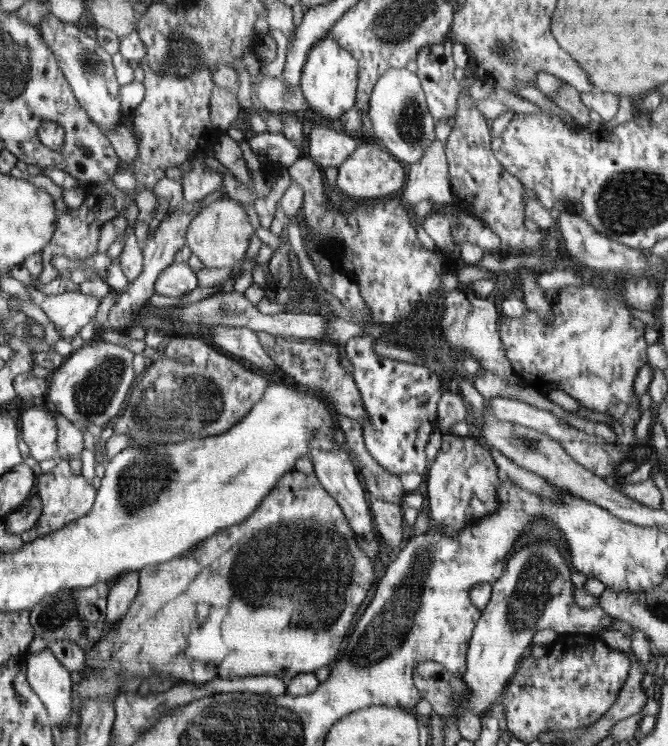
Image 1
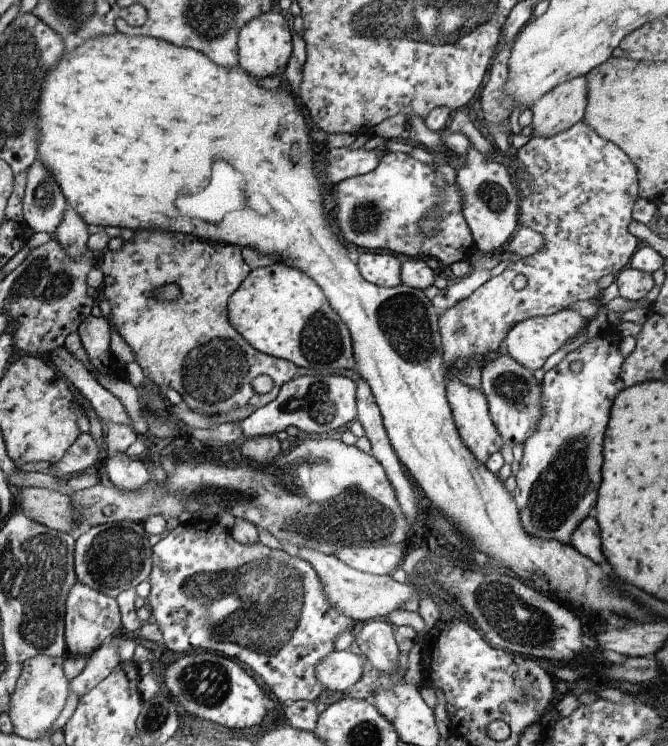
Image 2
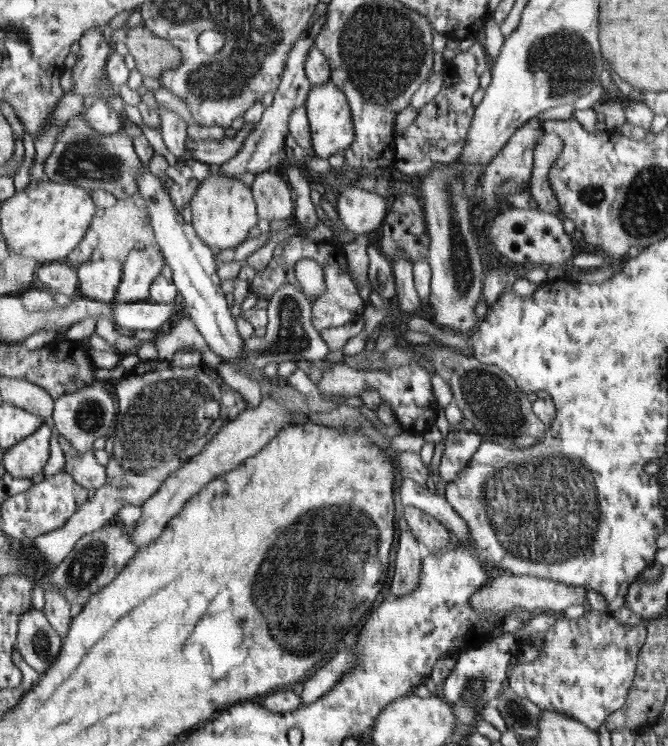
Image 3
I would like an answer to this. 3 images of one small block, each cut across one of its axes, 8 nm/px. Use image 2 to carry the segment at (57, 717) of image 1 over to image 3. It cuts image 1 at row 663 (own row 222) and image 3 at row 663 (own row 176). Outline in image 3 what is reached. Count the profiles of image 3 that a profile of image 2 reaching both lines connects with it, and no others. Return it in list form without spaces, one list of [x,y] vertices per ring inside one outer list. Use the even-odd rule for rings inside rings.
[[[34,607],[20,616],[16,649],[40,675],[51,668],[62,652],[63,636],[48,623],[47,615]]]

